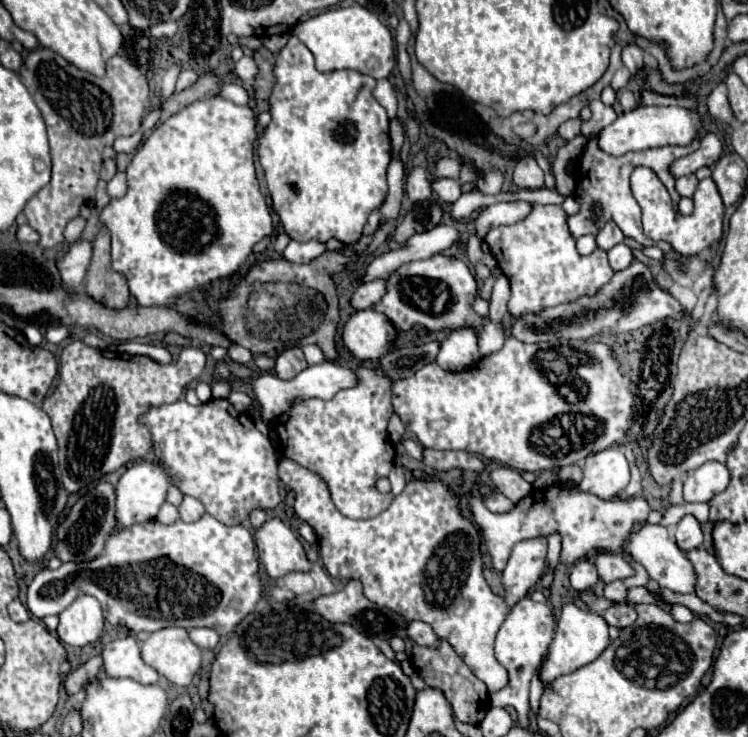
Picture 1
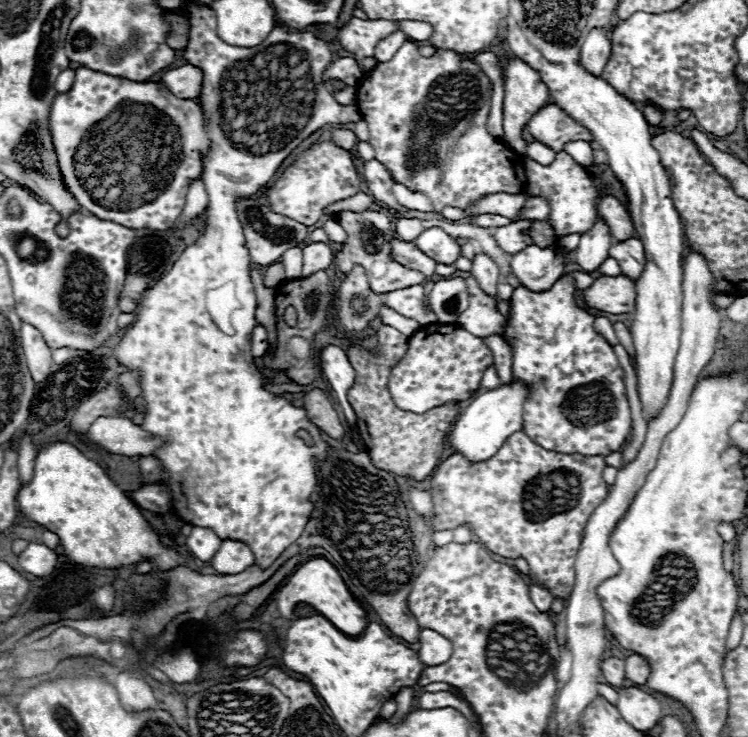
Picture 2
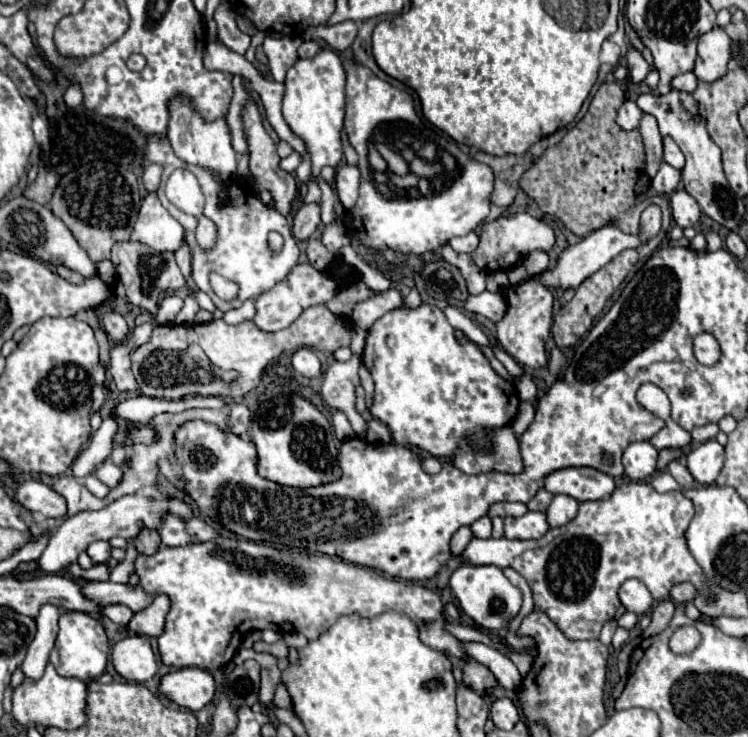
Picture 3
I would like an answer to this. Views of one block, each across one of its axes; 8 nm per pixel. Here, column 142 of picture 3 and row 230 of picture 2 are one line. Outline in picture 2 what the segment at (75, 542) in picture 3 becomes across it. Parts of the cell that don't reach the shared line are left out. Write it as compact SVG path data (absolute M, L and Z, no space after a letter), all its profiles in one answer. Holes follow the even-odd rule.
M520 220L520 222L512 222L508 226L500 226L494 232L494 240L504 252L516 254L522 248L532 244L532 238L528 236L530 226L532 226L532 222L528 222L528 220Z

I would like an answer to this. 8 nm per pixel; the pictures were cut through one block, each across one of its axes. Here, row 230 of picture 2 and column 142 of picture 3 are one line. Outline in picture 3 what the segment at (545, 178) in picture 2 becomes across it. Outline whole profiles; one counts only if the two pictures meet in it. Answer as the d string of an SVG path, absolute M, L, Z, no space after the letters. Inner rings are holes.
M216 540L216 542L200 542L190 546L178 546L178 548L160 548L154 556L138 556L136 570L140 576L140 586L150 594L168 594L172 600L172 608L166 616L166 628L164 634L158 638L158 648L162 662L172 668L186 668L196 666L204 670L220 670L224 668L232 658L234 652L226 654L226 648L234 648L232 634L244 634L250 630L276 630L276 632L288 632L296 630L302 632L308 640L316 640L322 632L326 632L340 616L346 614L360 614L362 618L376 618L384 614L386 610L394 610L400 614L406 614L420 632L420 640L438 652L446 652L450 656L456 656L464 662L464 684L480 692L482 696L486 690L492 690L498 686L496 676L490 672L490 668L476 662L472 656L468 656L456 636L446 632L446 618L444 618L444 606L436 592L412 584L402 582L394 578L386 578L372 568L356 566L352 562L344 562L334 556L326 554L300 554L290 548L274 548L266 546L264 542L252 542L252 540Z

